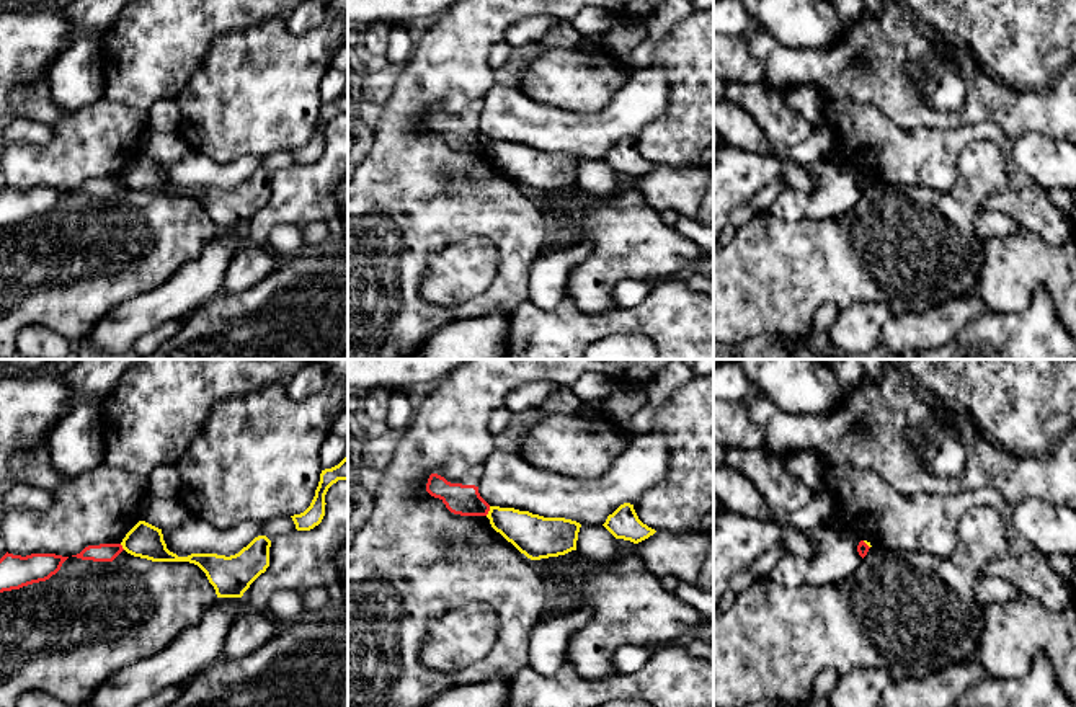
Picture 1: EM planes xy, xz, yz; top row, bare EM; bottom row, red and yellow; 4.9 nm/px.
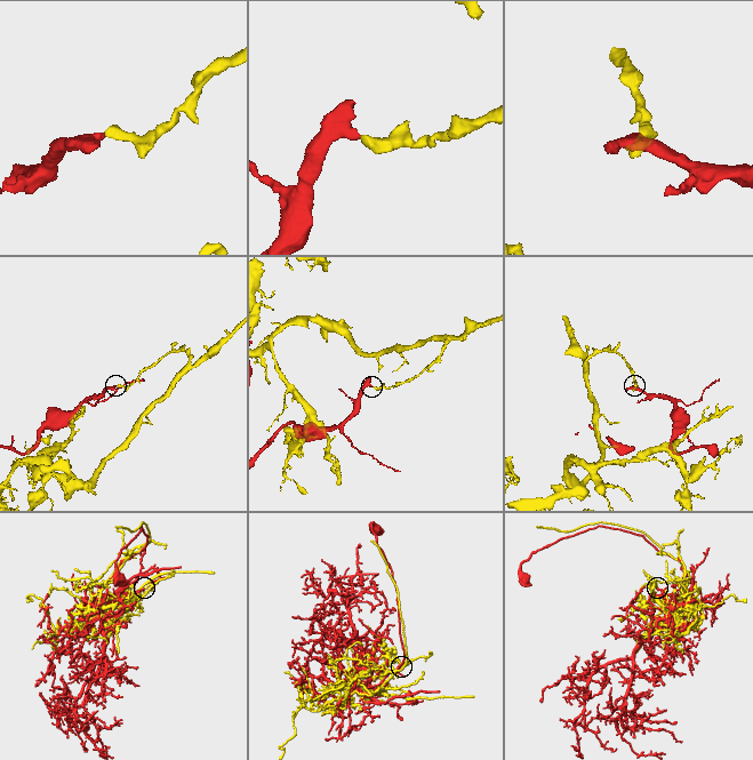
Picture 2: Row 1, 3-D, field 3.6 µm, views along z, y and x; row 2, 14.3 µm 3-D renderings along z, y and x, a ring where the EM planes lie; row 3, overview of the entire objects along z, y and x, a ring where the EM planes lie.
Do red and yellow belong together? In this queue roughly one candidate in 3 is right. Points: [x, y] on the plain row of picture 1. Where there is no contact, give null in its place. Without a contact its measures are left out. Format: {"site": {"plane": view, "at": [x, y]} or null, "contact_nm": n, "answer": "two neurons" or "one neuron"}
{"site": {"plane": "xz", "at": [489, 144]}, "contact_nm": 50, "answer": "two neurons"}

